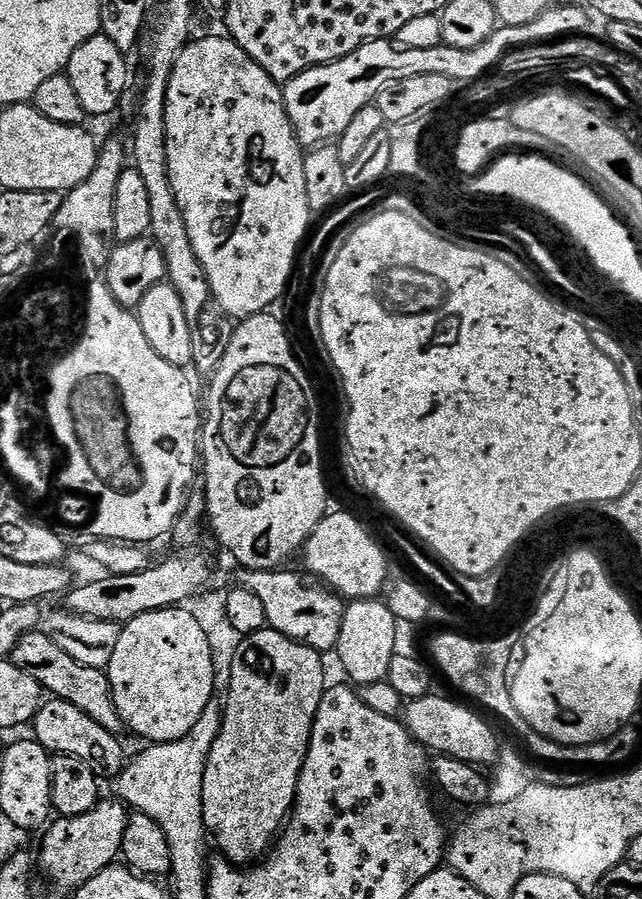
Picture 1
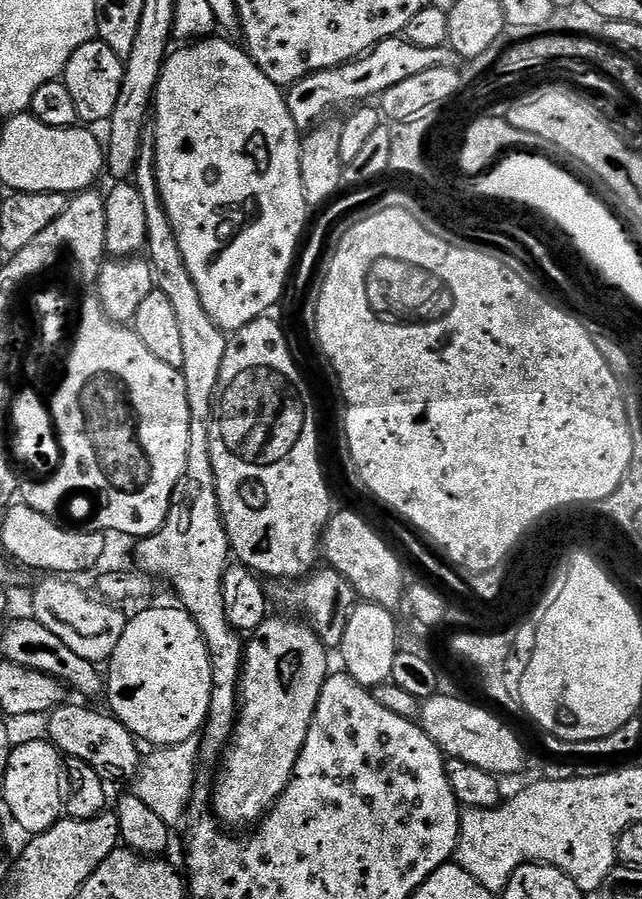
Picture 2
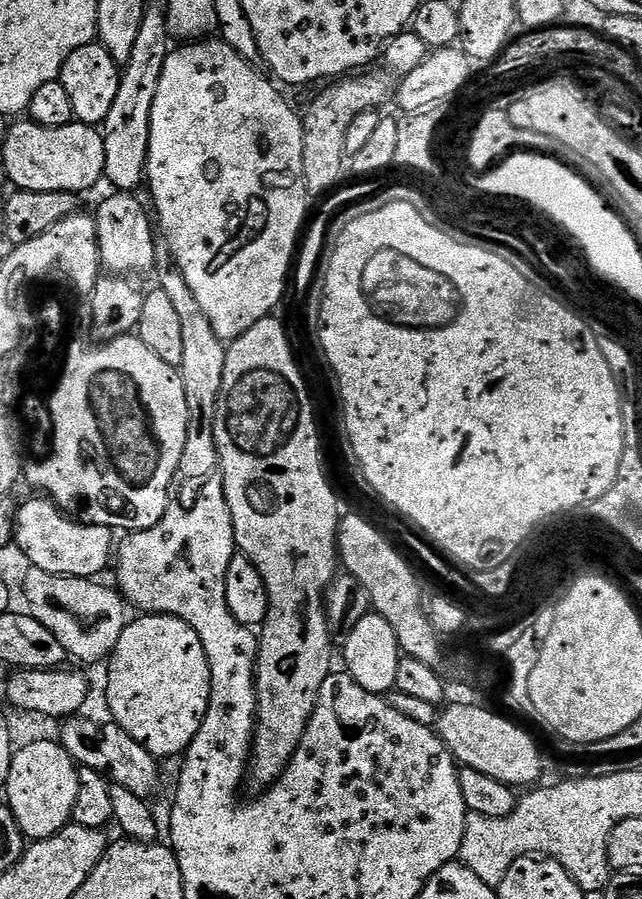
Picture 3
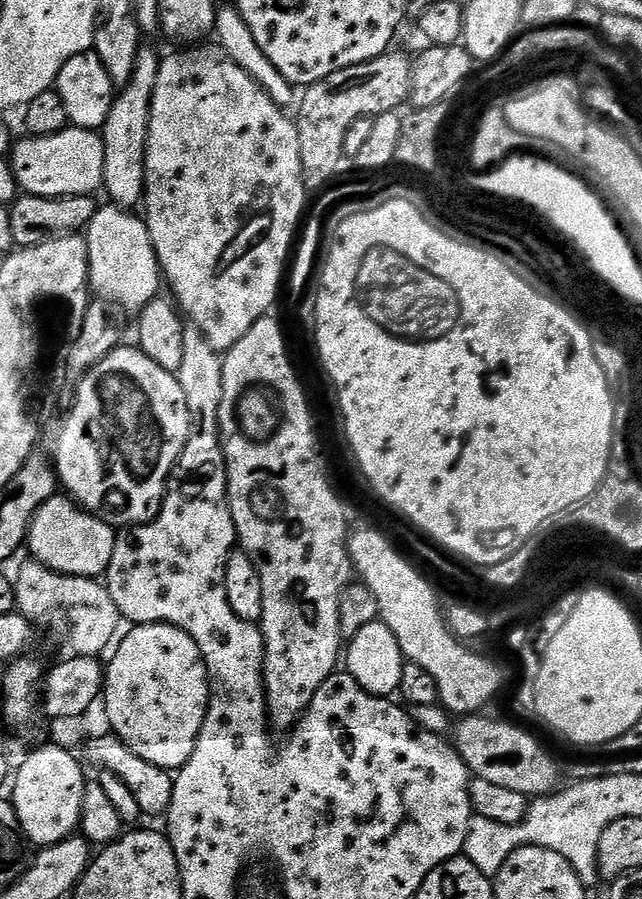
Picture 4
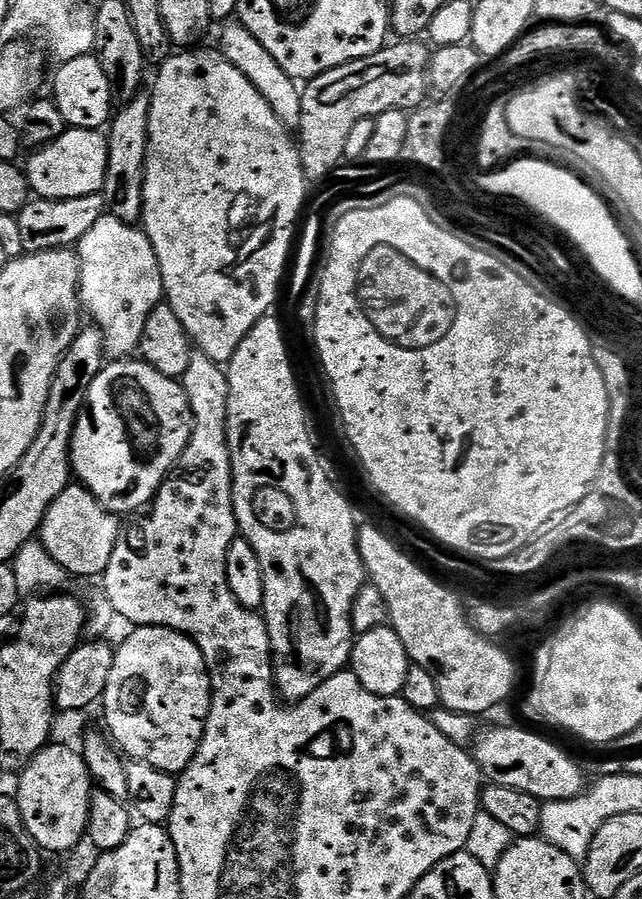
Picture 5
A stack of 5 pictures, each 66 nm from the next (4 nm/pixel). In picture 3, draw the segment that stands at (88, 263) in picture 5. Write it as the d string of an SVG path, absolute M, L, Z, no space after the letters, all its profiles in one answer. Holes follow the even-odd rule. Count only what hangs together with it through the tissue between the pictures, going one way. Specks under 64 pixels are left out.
M119 190L111 193L94 209L98 250L101 265L109 273L127 277L128 272L148 272L156 260L157 241L154 239L154 224L149 213L135 199L133 193ZM148 215L148 216L147 216ZM152 236L153 240L152 241Z

